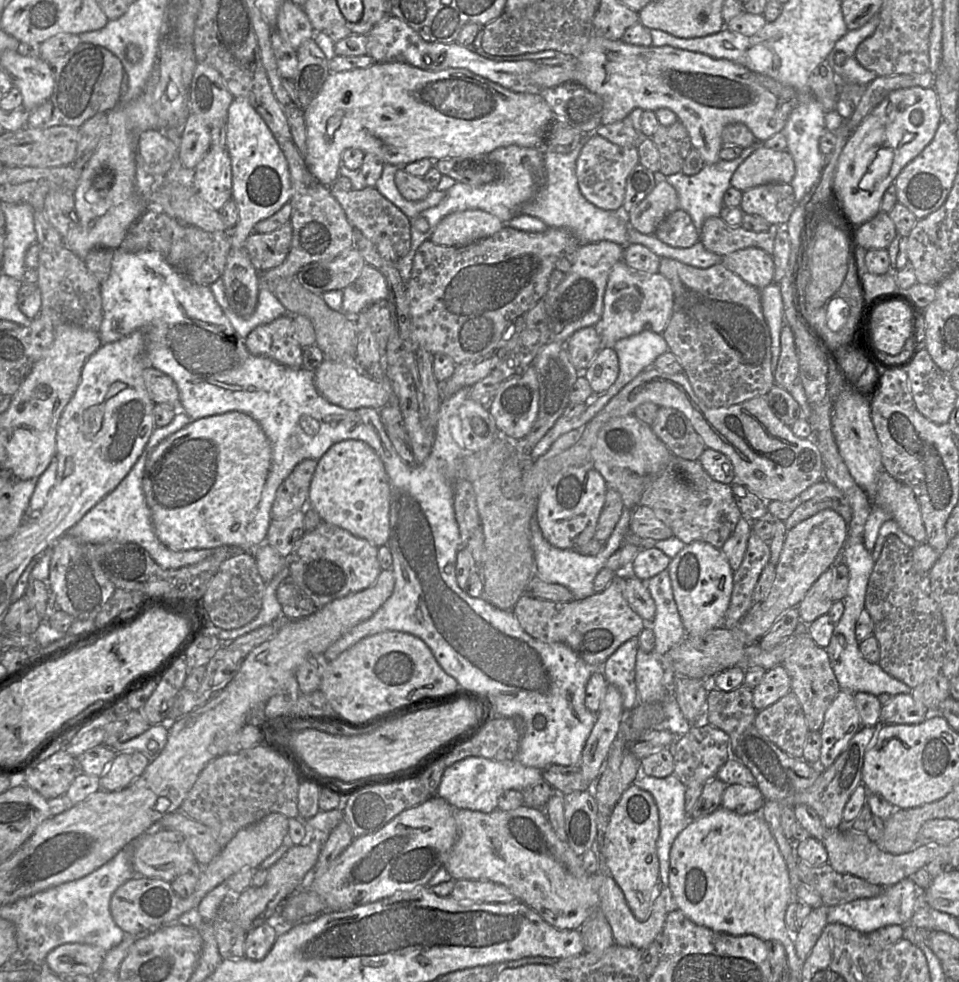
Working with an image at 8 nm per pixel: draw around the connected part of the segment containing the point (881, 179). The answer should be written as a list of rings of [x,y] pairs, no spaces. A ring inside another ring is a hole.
[[[915,86],[889,93],[850,135],[839,156],[832,188],[857,226],[881,211],[884,192],[901,170],[933,140],[941,120],[934,87]],[[915,110],[923,113],[923,121],[919,125],[910,121],[910,115]]]

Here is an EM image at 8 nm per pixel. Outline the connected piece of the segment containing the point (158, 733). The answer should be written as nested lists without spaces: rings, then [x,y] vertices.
[[[169,723],[151,725],[149,729],[141,735],[108,748],[113,749],[117,753],[141,752],[147,756],[150,762],[167,743],[168,724]]]

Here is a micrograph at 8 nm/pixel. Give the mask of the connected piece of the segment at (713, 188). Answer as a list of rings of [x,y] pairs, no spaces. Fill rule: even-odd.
[[[756,141],[749,147],[743,148],[739,157],[733,160],[719,160],[714,164],[705,164],[704,167],[695,175],[688,176],[682,171],[664,178],[671,184],[678,195],[679,209],[685,210],[691,217],[695,227],[700,230],[704,221],[710,217],[719,217],[723,208],[723,196],[731,186],[732,175],[738,166],[751,155],[762,142]]]

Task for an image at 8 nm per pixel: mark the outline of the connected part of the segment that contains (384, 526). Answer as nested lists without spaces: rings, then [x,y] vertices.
[[[349,439],[349,440],[344,440],[339,443],[336,443],[333,446],[331,446],[328,449],[328,451],[318,460],[317,467],[315,469],[315,472],[310,484],[308,506],[312,507],[318,513],[318,515],[320,516],[323,522],[342,528],[350,532],[352,535],[368,541],[370,544],[376,547],[385,546],[389,540],[389,535],[390,535],[389,479],[380,457],[377,455],[377,453],[372,447],[370,447],[367,443],[363,441]]]

